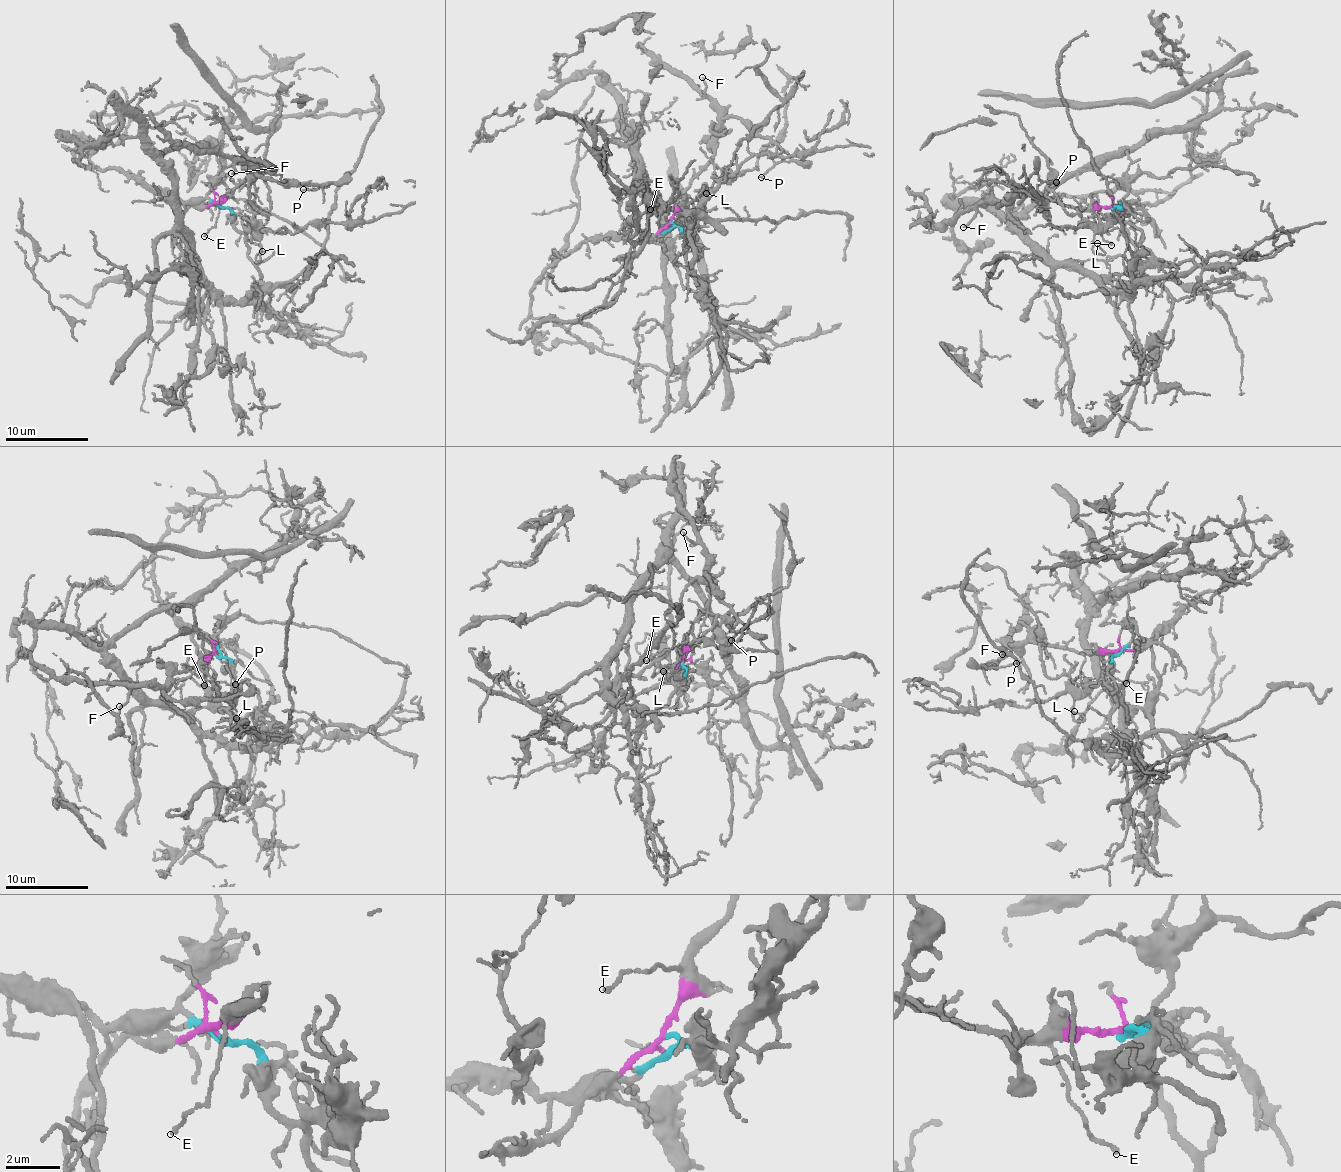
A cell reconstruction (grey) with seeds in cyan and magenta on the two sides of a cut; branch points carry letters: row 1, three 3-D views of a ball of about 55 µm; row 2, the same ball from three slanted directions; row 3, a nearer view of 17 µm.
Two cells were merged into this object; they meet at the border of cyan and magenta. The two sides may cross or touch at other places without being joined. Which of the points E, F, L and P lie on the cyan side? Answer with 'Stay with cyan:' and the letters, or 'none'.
Stay with cyan: L

